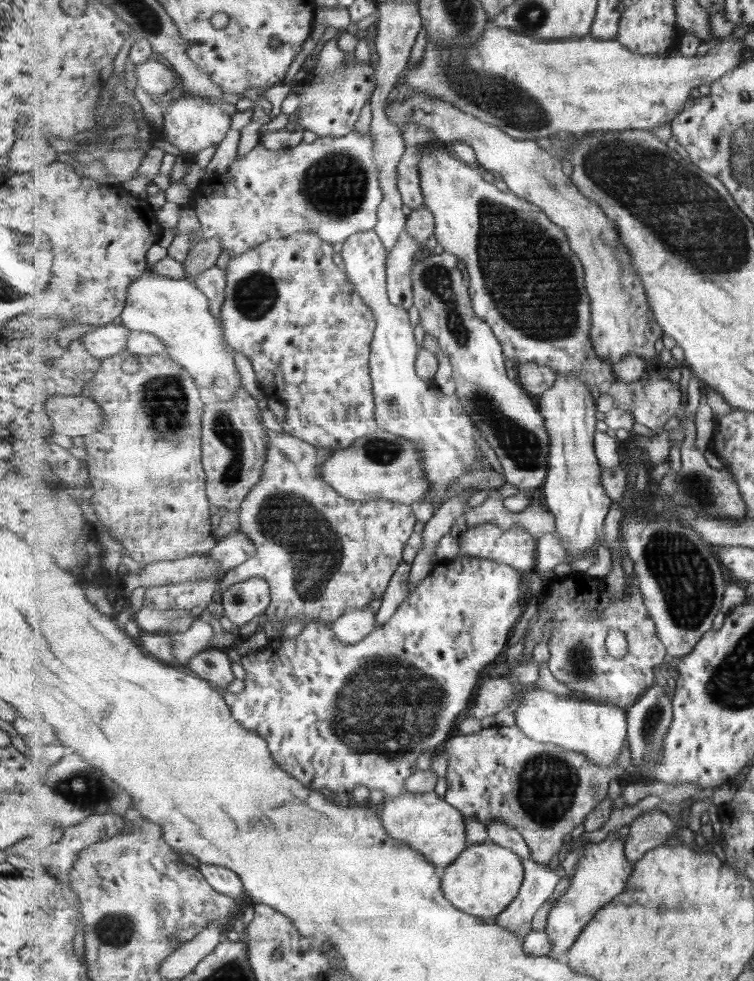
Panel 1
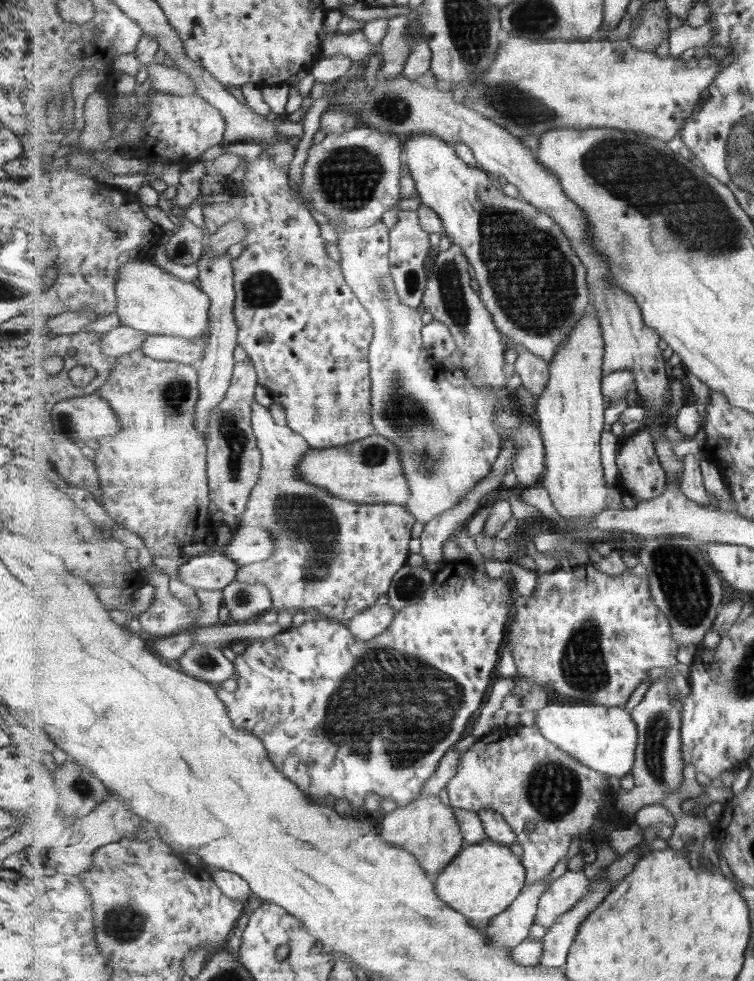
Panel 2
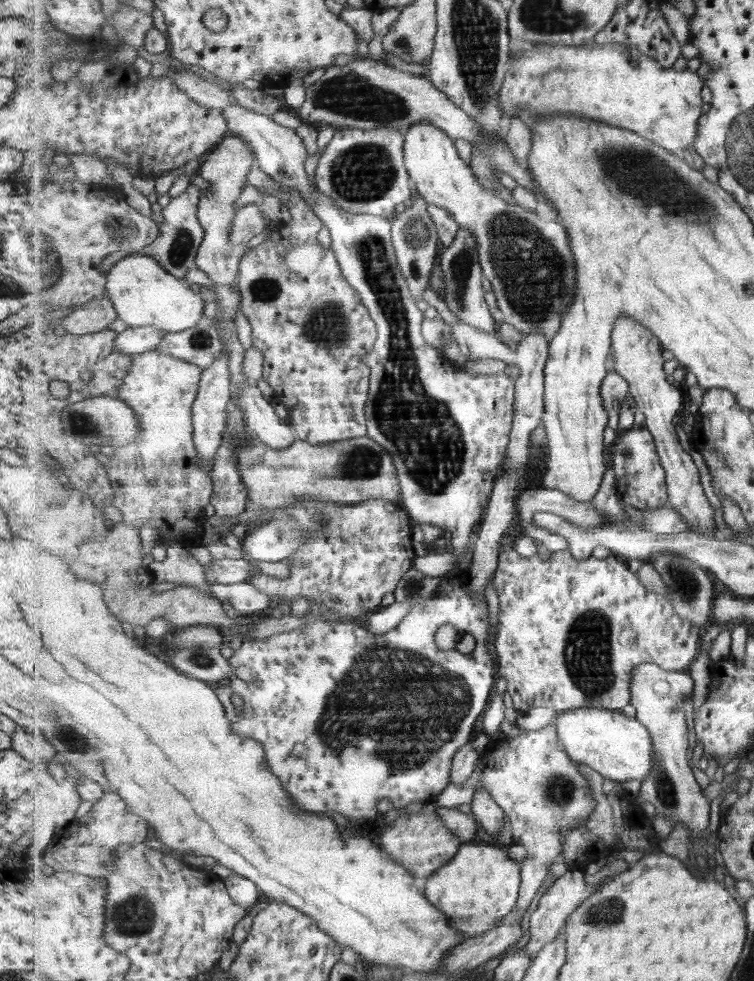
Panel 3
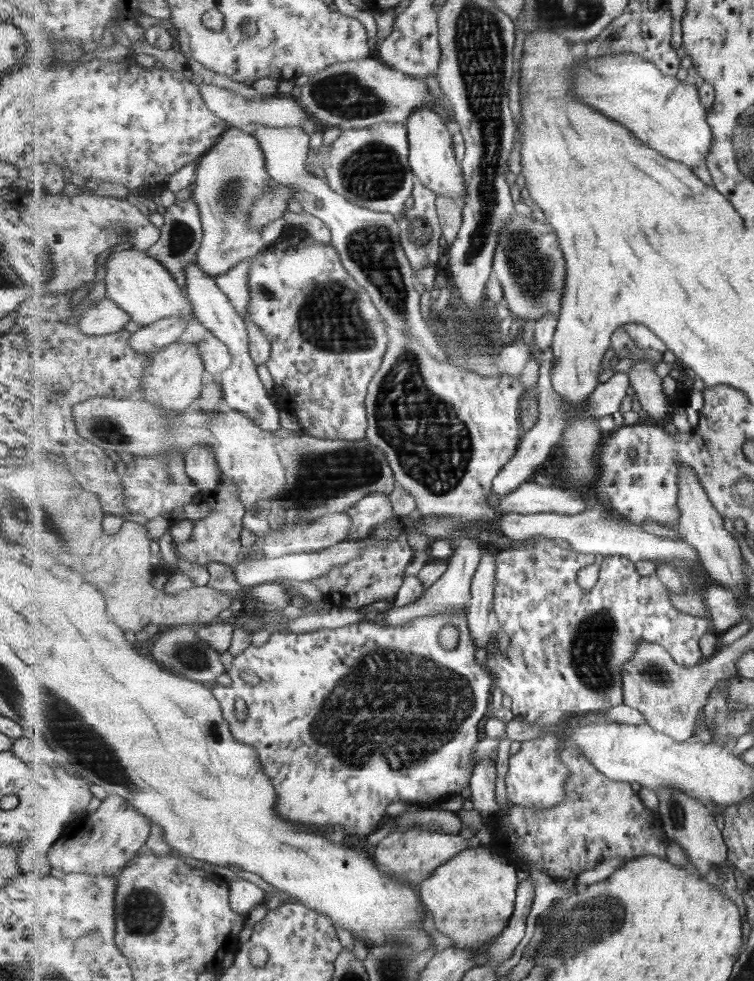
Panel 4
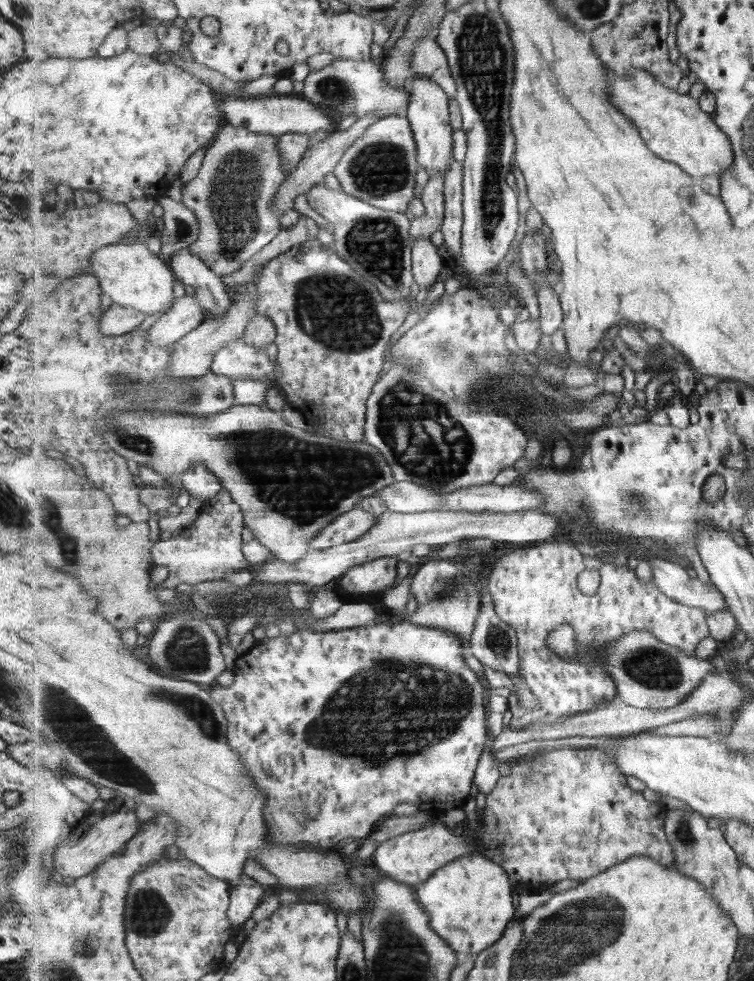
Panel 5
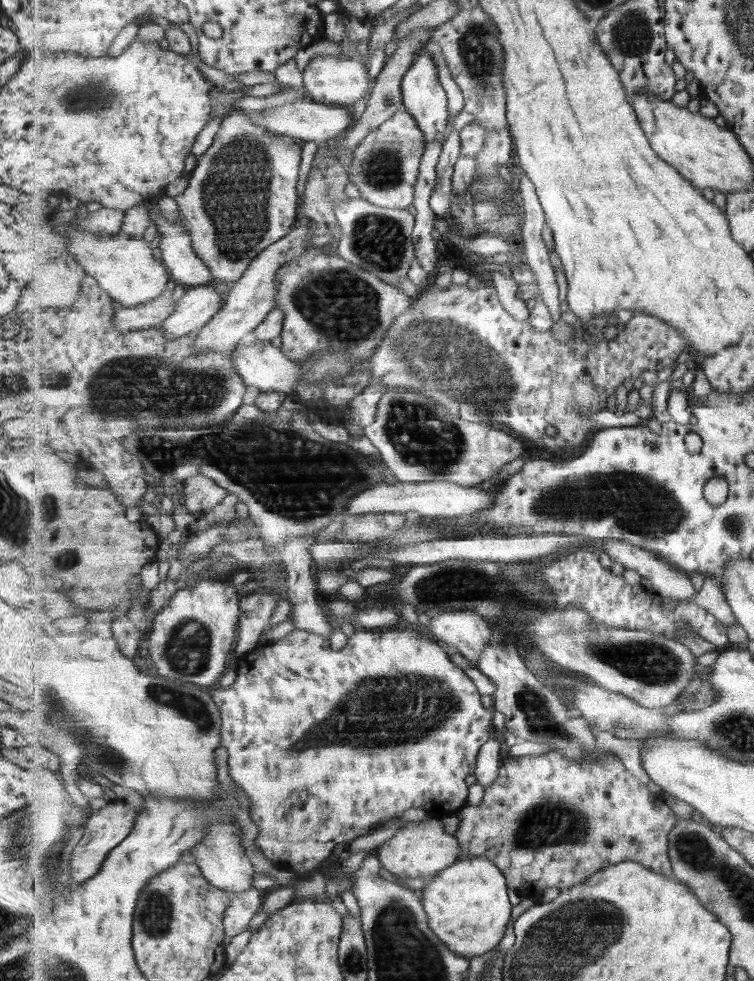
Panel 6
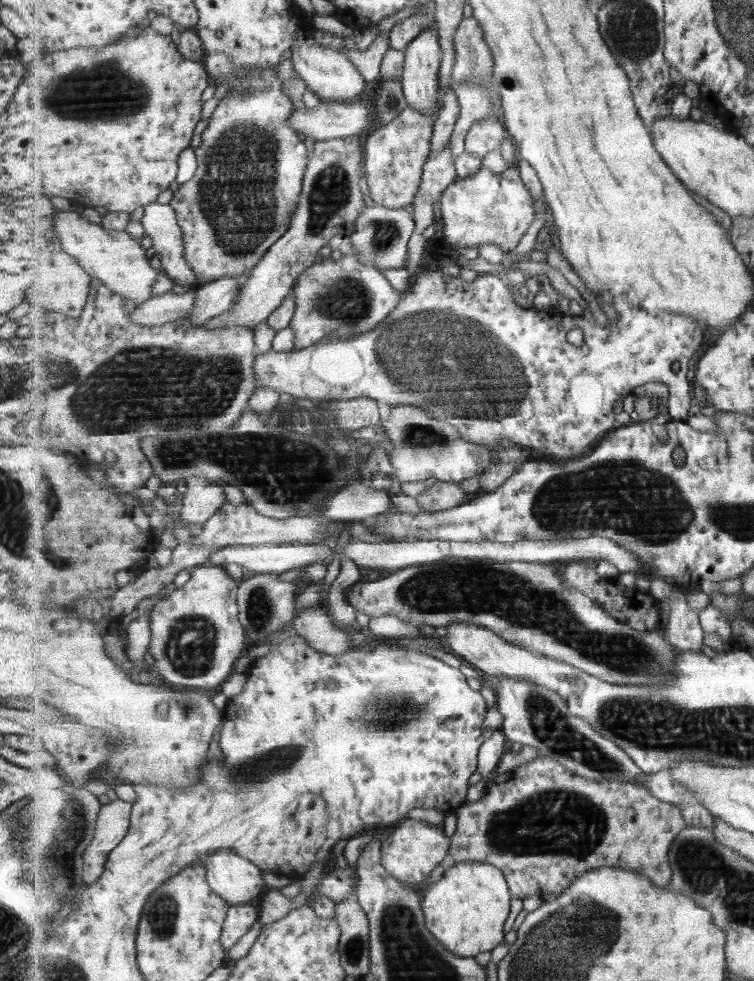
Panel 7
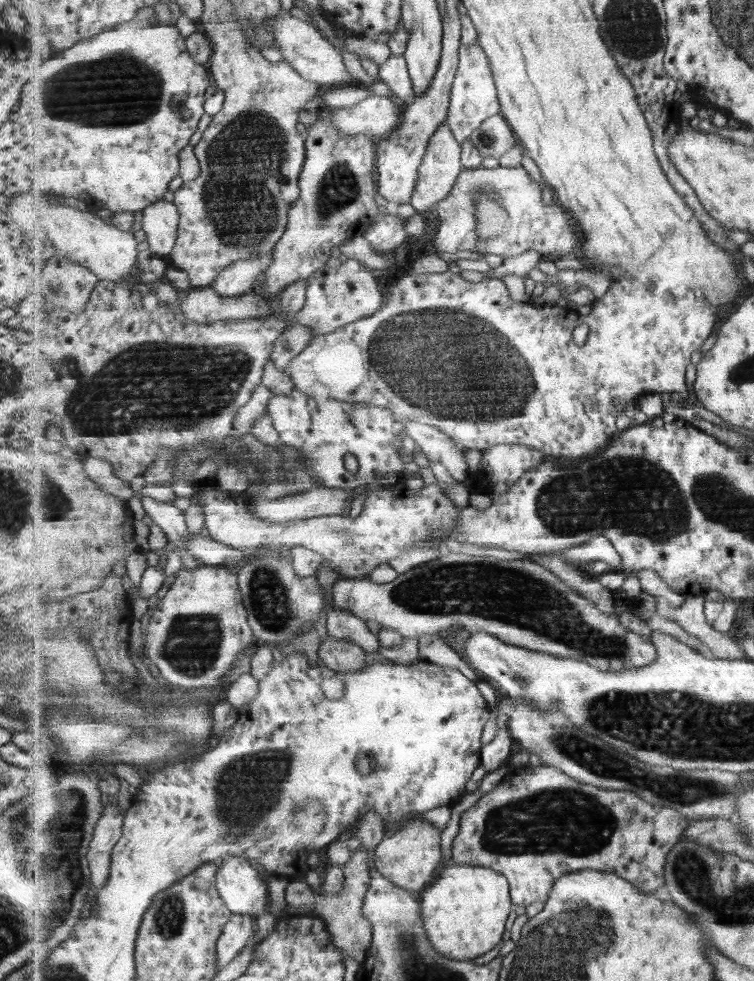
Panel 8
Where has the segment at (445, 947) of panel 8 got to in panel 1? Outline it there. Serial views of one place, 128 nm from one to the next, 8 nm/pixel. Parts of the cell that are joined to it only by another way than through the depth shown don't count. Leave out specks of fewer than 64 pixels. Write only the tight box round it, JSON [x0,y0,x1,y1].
[442,841,525,921]

